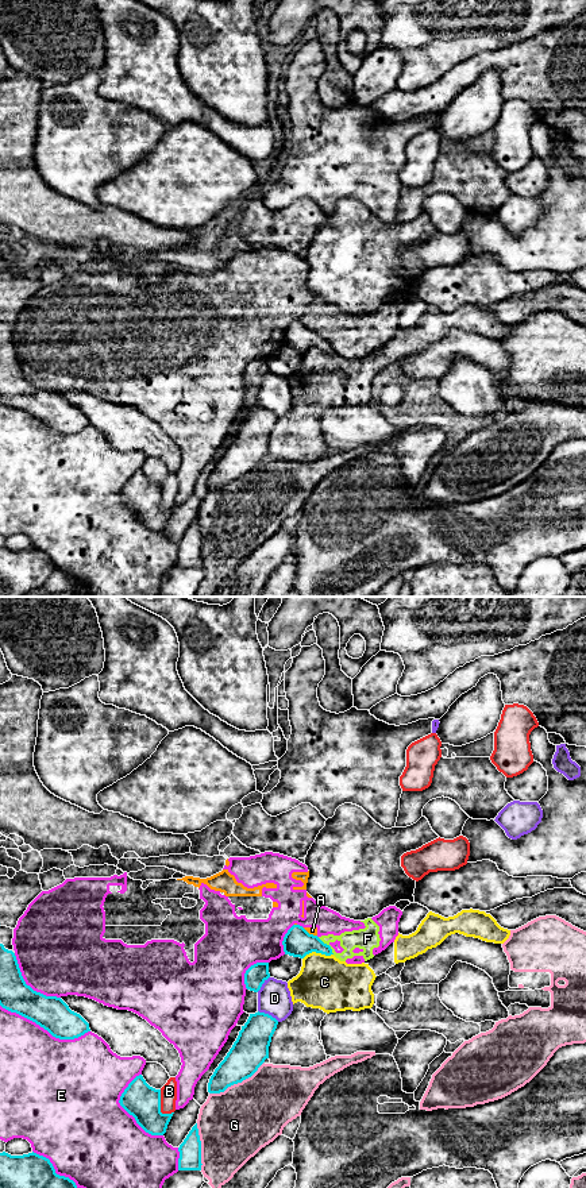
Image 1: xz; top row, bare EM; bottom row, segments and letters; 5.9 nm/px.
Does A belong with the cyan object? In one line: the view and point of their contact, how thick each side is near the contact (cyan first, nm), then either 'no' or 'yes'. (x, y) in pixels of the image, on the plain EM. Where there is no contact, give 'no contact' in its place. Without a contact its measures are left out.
meets cyan in xz at (308, 328); 170 nm thick on the cyan side, 50 nm on the other; no

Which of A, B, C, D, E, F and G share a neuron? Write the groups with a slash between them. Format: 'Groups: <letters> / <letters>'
Groups: A E F / B / C / D / G

